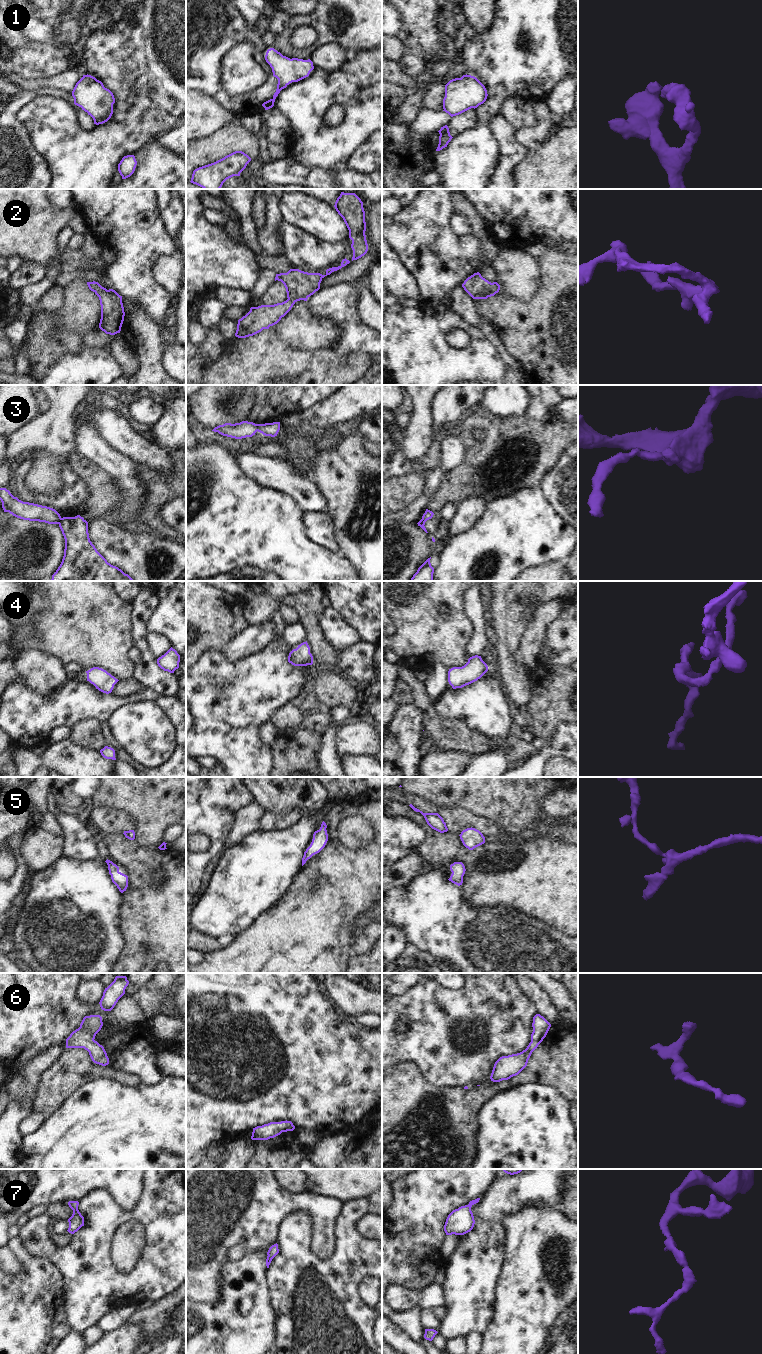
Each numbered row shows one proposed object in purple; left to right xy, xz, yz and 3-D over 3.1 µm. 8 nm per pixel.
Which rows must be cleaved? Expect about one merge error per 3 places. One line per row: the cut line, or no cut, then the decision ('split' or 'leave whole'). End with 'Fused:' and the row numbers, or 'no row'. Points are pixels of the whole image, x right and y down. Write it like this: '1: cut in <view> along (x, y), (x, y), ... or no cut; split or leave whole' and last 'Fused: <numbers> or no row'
1: no cut; leave whole
2: no cut; leave whole
3: cut in xz along (255, 424), (258, 430); split
4: no cut; leave whole
5: no cut; leave whole
6: no cut; leave whole
7: no cut; leave whole
Fused: 3

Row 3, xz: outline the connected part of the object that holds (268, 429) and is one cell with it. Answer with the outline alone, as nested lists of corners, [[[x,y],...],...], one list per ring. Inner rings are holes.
[[[280,422],[256,424],[258,432],[265,436],[275,437],[280,430]]]

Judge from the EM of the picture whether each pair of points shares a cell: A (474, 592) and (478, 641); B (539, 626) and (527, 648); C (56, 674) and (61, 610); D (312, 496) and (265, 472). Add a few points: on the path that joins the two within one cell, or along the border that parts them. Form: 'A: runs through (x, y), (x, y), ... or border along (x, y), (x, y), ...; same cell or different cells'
A: runs through (474, 604), (478, 629); same cell
B: runs through (535, 631), (530, 643); same cell
C: border along (46, 653), (54, 656), (63, 665); different cells
D: runs through (300, 488), (277, 474); same cell

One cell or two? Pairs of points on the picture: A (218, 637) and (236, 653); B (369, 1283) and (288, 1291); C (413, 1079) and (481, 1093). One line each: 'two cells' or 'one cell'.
A: two cells
B: two cells
C: one cell

